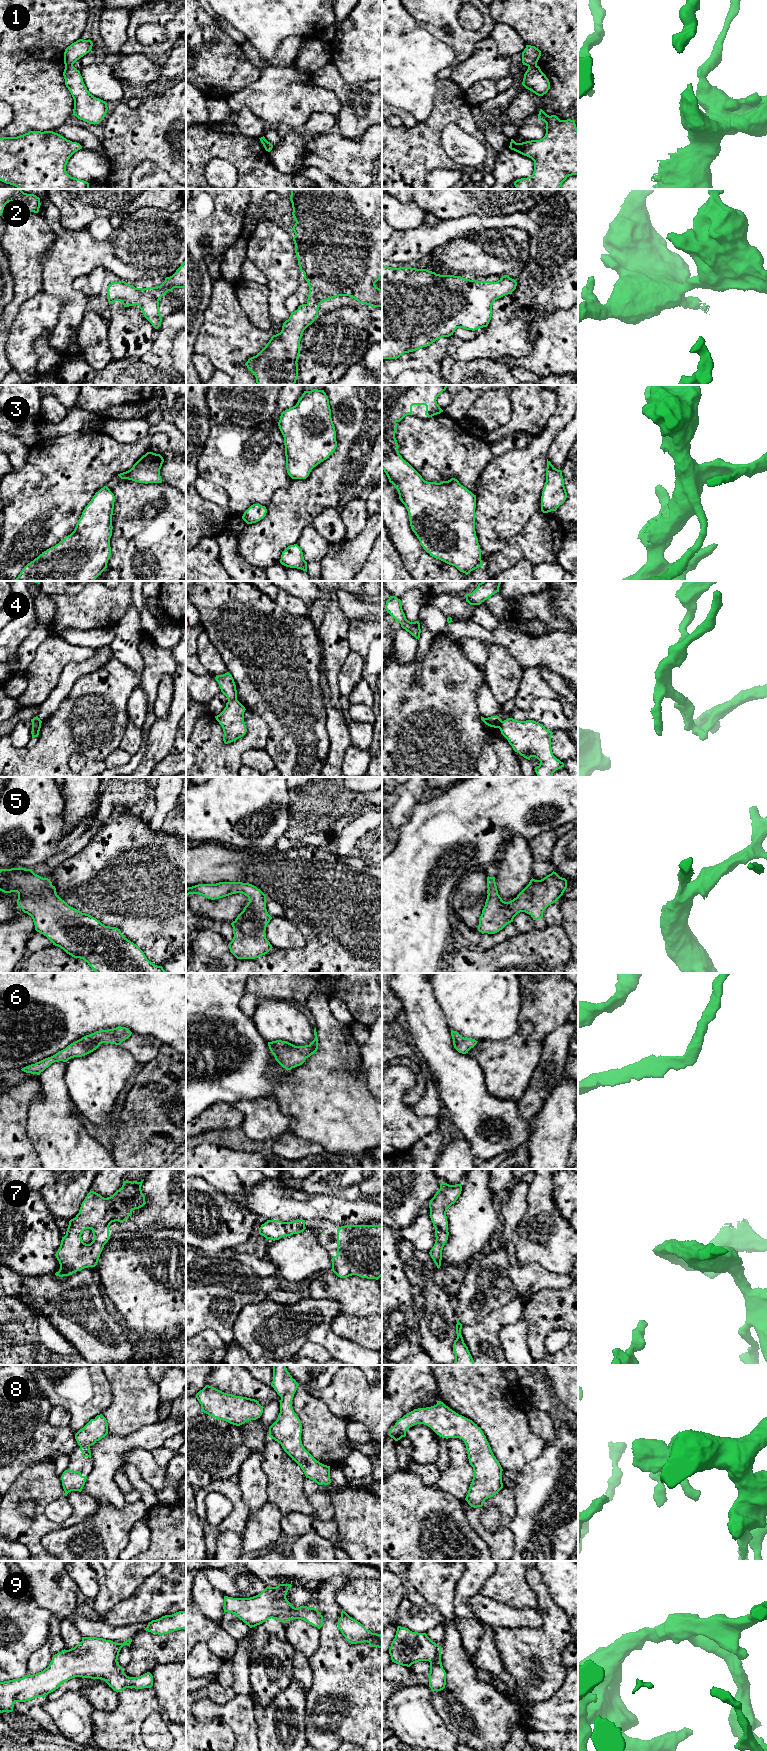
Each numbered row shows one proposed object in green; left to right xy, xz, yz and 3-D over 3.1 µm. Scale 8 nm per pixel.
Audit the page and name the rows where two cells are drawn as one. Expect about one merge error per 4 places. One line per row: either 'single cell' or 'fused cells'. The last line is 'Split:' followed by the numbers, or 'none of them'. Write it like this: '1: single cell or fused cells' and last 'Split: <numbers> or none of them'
1: fused cells
2: single cell
3: single cell
4: fused cells
5: single cell
6: single cell
7: single cell
8: single cell
9: single cell
Split: 1, 4

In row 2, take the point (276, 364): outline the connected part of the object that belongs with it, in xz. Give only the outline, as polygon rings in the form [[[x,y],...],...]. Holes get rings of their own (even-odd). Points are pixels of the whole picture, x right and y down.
[[[290,189],[292,215],[296,221],[291,230],[295,236],[295,253],[300,271],[308,282],[306,304],[291,313],[280,333],[273,335],[265,347],[245,363],[255,375],[257,385],[295,385],[298,378],[300,341],[304,330],[318,316],[320,304],[339,296],[349,296],[371,307],[382,307],[382,289],[375,283],[382,278],[382,189]]]

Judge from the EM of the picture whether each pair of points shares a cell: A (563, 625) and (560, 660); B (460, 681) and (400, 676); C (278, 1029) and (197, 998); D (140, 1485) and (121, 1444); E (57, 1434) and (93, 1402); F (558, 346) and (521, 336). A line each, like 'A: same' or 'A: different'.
A: different
B: same
C: different
D: different
E: different
F: different

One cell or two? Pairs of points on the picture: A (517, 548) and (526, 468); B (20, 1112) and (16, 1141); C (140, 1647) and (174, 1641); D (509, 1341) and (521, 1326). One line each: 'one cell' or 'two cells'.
A: two cells
B: one cell
C: one cell
D: one cell

